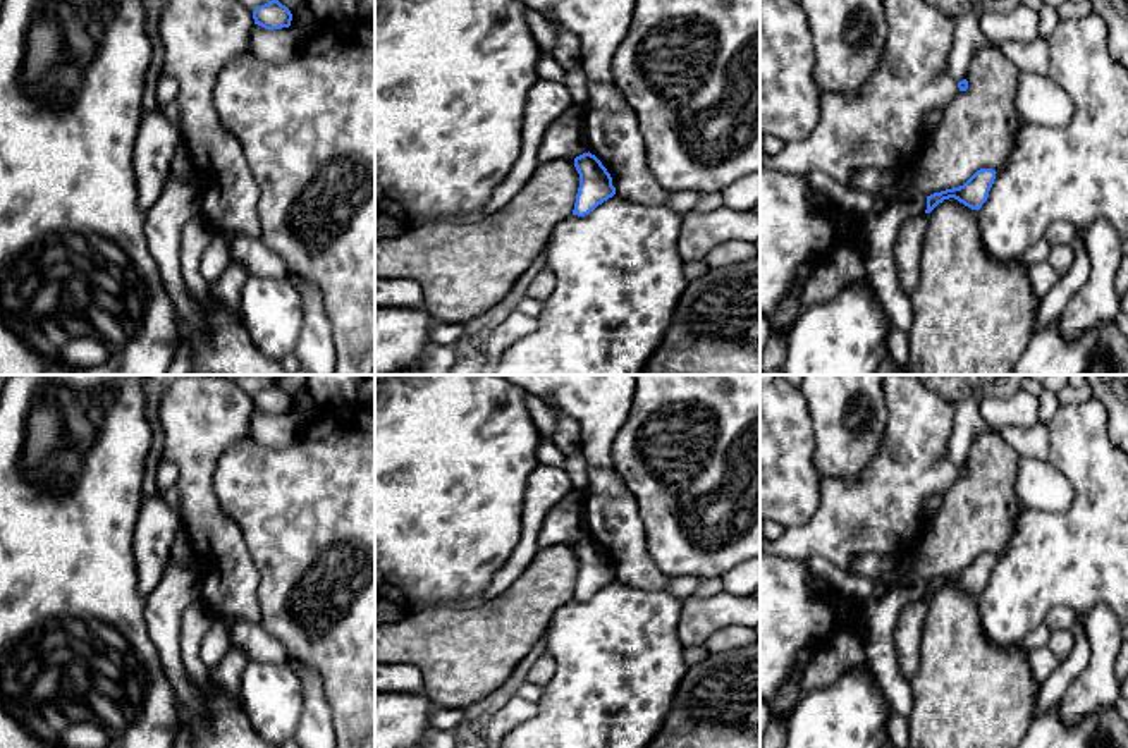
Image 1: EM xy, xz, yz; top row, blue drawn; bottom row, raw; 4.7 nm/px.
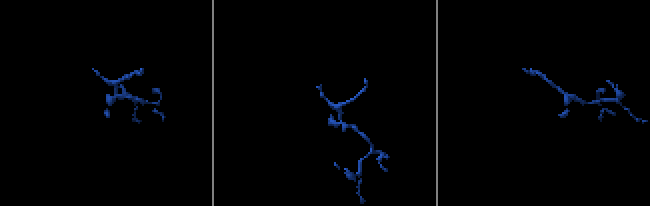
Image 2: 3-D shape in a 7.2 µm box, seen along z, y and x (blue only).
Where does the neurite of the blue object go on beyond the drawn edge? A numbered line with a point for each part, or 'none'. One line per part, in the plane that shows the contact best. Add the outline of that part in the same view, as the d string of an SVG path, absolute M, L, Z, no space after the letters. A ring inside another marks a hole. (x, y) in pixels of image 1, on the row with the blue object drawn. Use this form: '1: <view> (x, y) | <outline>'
none

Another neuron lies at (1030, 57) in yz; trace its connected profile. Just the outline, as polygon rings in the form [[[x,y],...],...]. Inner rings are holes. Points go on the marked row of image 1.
[[[1044,34],[1028,43],[1001,41],[997,50],[1020,71],[1045,76],[1049,69],[1049,45]]]

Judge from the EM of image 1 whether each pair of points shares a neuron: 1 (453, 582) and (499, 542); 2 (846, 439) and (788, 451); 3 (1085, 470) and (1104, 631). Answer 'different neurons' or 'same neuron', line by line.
1: same neuron
2: different neurons
3: different neurons

